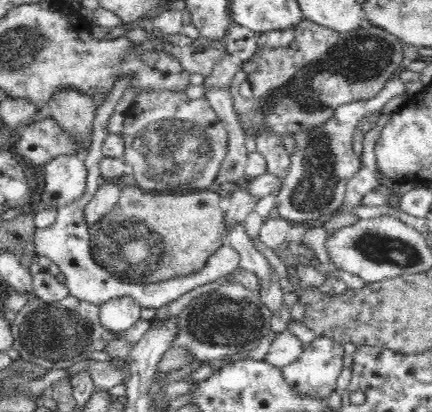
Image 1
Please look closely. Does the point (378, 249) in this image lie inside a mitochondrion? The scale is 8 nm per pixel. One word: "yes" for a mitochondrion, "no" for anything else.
yes

